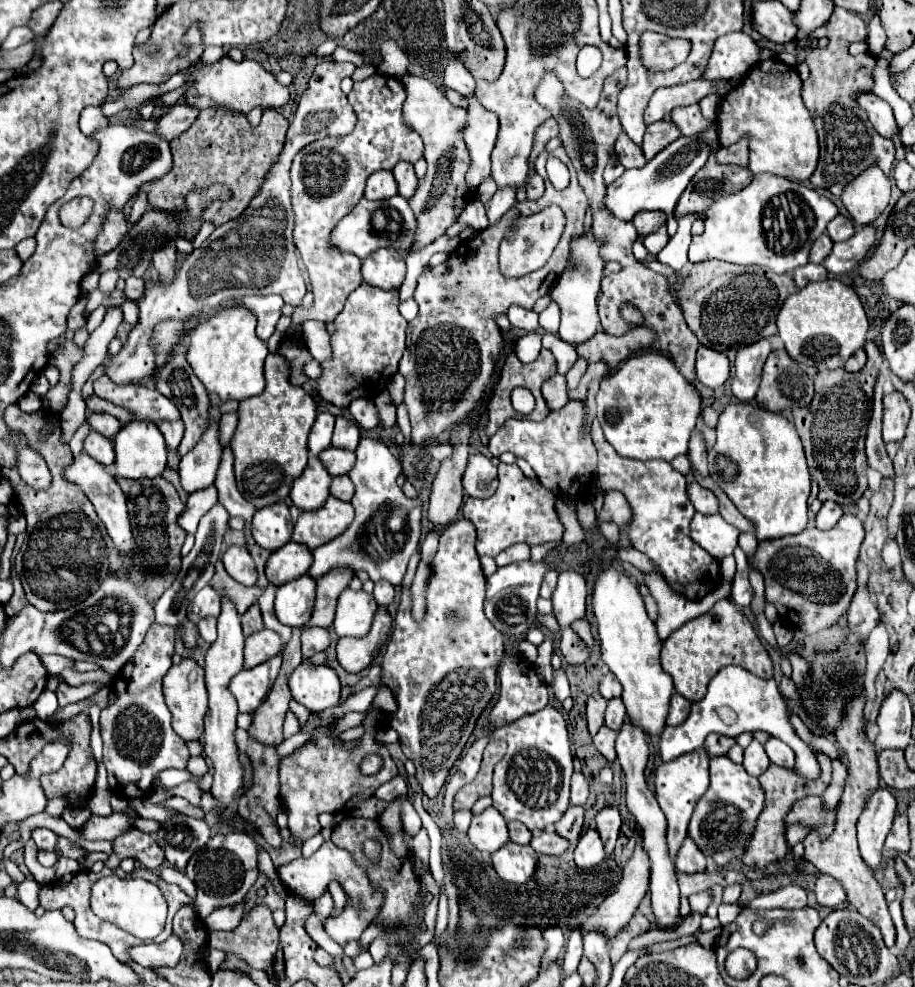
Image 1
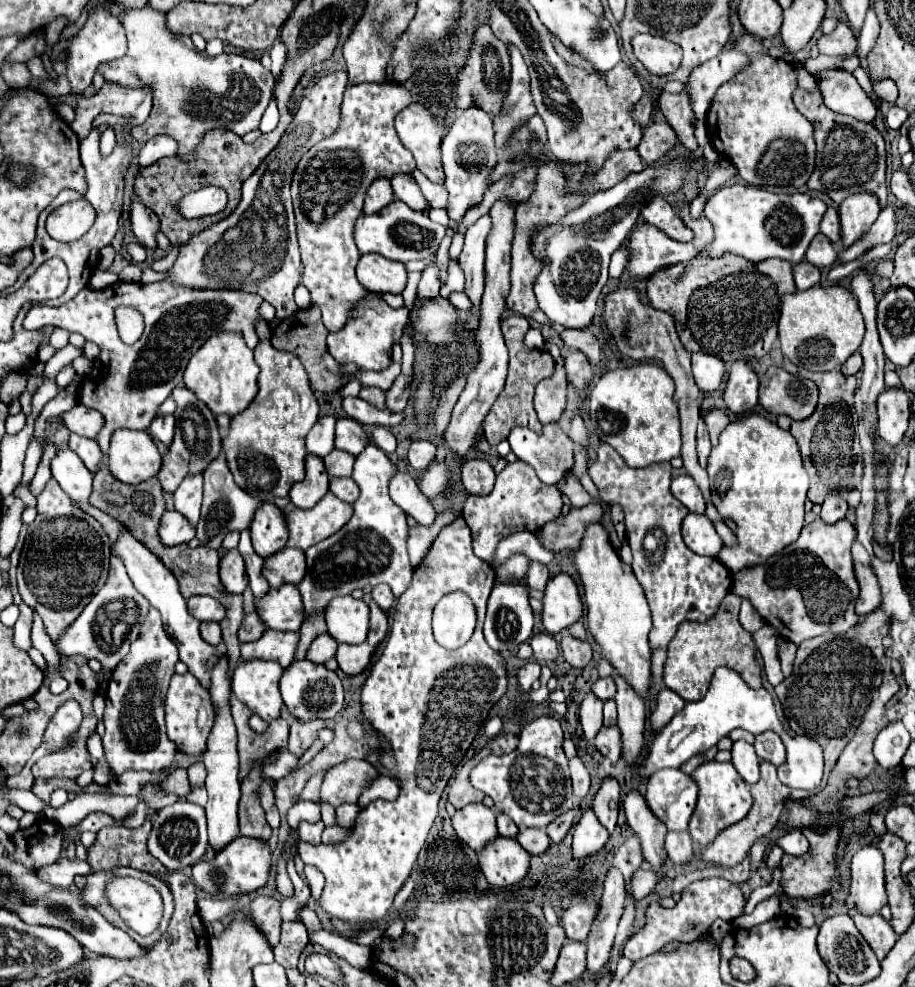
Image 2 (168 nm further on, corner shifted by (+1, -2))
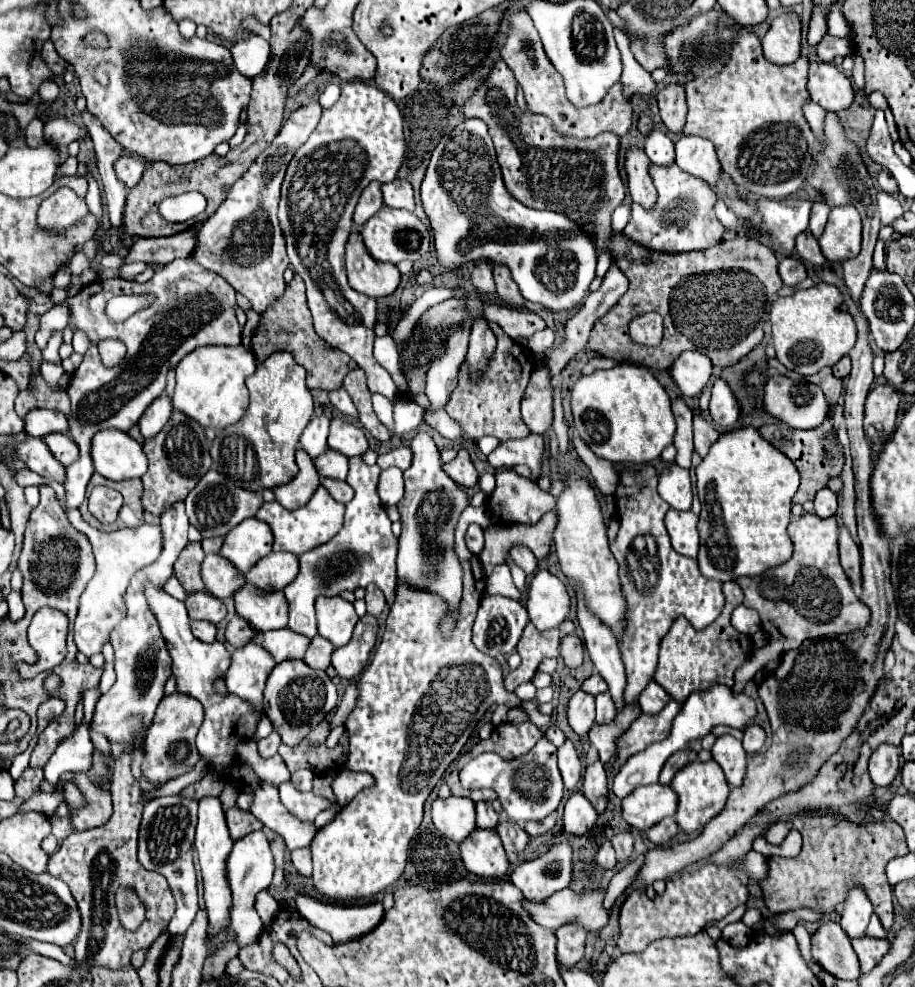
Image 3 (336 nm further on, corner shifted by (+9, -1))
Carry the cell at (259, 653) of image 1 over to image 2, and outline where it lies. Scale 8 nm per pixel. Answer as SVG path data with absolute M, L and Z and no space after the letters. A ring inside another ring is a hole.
M266 630L258 640L242 644L240 660L274 660L280 666L288 666L294 658L298 644L296 632L278 632L278 630Z

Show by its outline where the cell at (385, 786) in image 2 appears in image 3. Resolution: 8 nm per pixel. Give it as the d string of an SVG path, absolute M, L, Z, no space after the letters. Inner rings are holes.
M340 769L332 783L336 805L340 805L340 807L348 805L358 795L358 791L370 787L370 783L374 783L374 779L368 773L354 773L348 769Z

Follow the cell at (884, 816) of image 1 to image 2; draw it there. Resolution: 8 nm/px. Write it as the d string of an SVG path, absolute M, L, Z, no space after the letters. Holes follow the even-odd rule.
M874 844L862 846L850 864L852 884L846 898L848 906L856 906L862 914L874 914L886 904L884 888L884 856Z

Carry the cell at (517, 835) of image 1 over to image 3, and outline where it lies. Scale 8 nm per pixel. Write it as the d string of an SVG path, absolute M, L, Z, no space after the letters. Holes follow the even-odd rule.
M478 801L476 803L476 825L480 829L494 829L496 823L498 823L498 813L492 809L492 805L486 801Z

